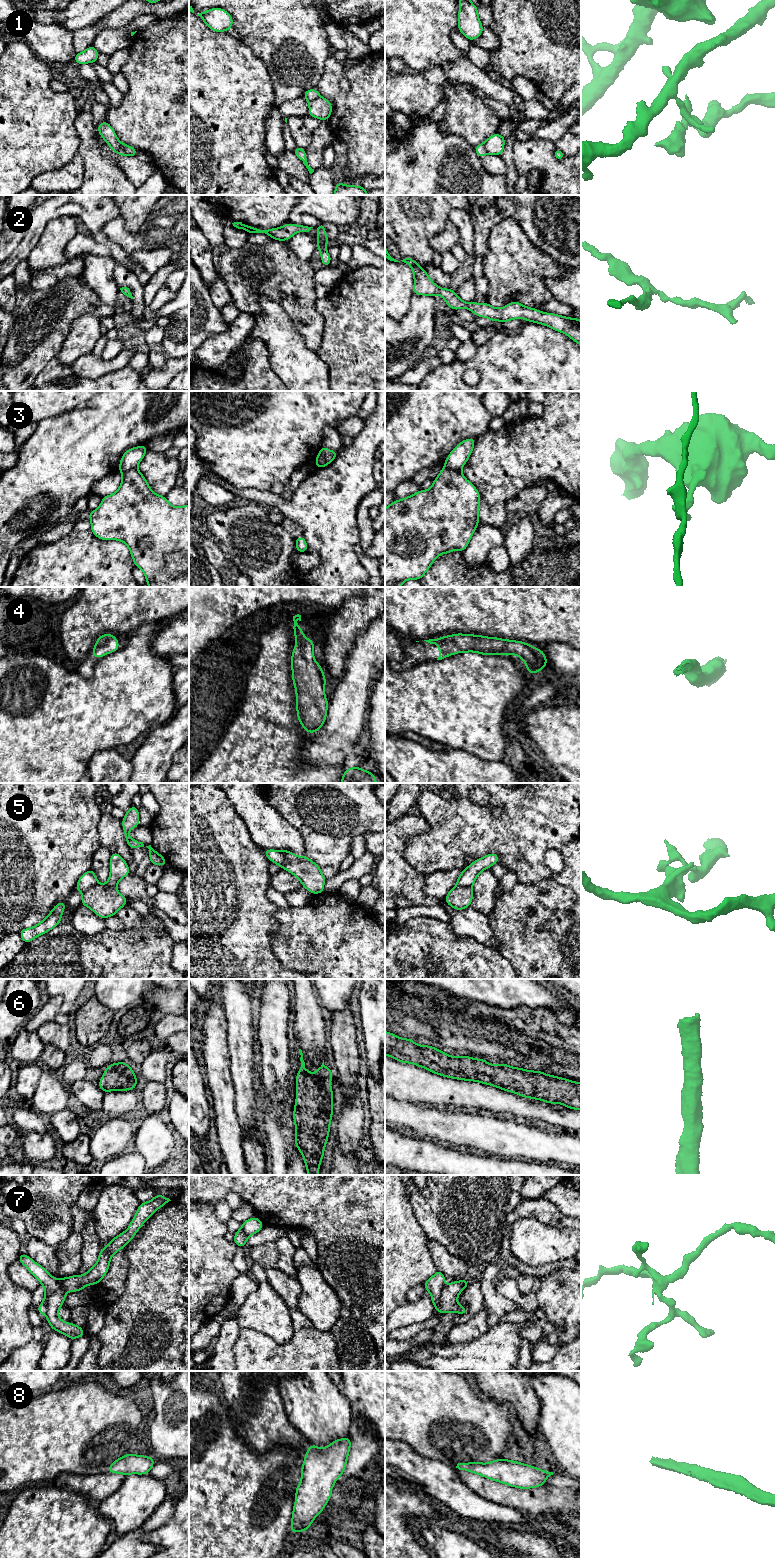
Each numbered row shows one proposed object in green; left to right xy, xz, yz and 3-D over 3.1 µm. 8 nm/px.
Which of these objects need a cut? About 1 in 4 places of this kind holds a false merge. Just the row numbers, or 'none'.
1, 3, 5, 7

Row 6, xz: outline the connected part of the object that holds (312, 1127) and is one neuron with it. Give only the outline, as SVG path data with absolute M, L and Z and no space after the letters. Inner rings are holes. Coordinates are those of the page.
M299 1049L299 1053L301 1055L301 1067L296 1075L296 1101L293 1112L293 1119L295 1122L294 1145L299 1149L300 1153L303 1156L308 1175L318 1175L320 1169L319 1166L321 1164L322 1158L324 1157L324 1148L327 1144L327 1140L329 1137L331 1118L333 1116L333 1090L331 1085L329 1084L333 1079L332 1070L324 1065L323 1060L323 1063L317 1069L317 1072L315 1074L312 1074L311 1072L305 1069L305 1062L303 1060L303 1053L301 1049Z

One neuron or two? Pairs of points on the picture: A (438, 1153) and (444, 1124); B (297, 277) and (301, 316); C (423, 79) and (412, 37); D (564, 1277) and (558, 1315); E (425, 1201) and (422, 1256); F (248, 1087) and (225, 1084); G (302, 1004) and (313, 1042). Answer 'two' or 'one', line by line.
A: two
B: one
C: two
D: one
E: two
F: two
G: one

